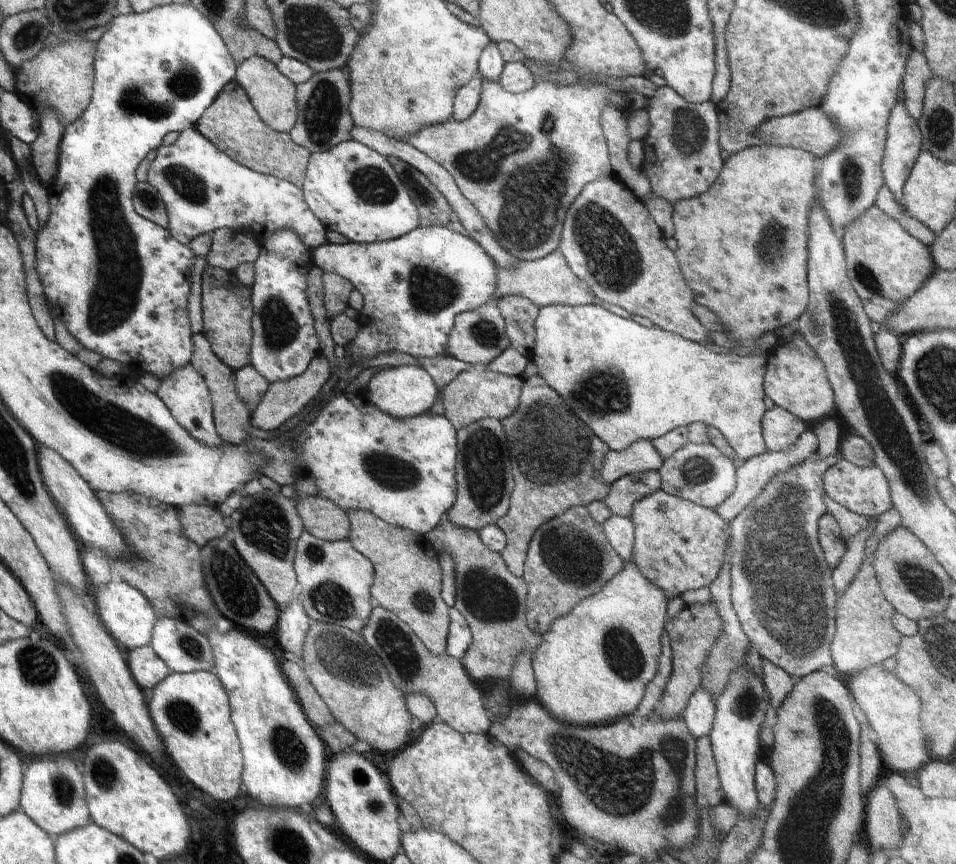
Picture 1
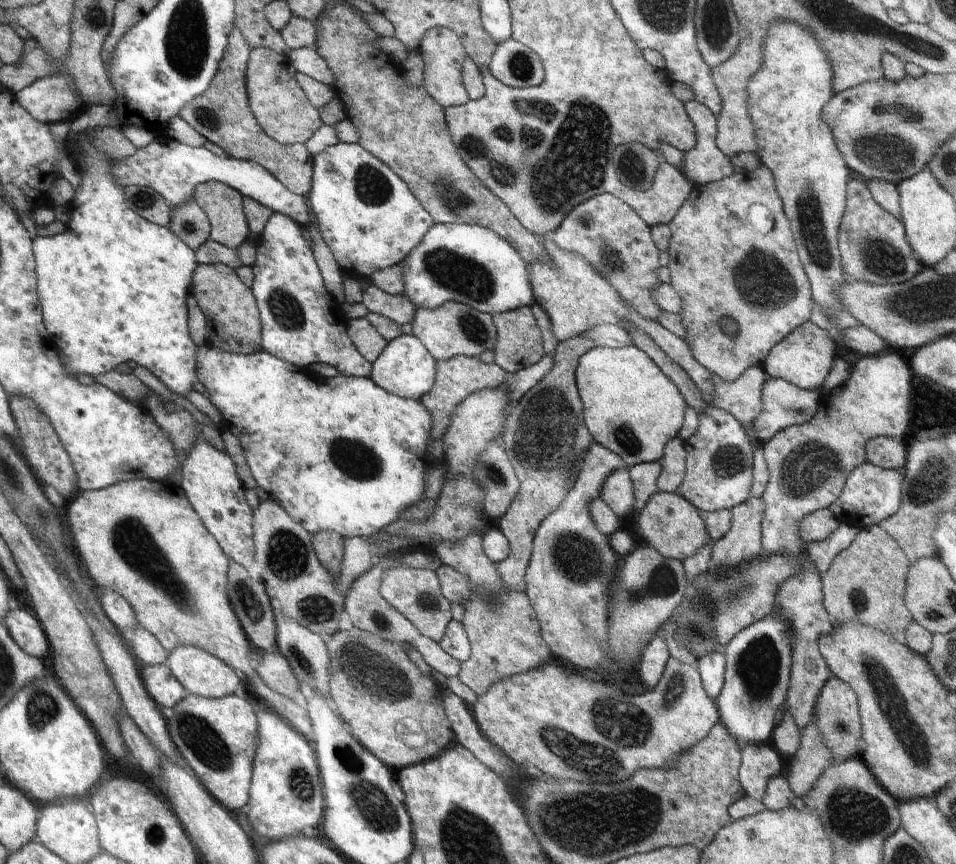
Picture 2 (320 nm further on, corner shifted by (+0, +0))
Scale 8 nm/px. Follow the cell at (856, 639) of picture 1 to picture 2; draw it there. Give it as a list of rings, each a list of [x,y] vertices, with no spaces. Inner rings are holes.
[[[866,525],[852,544],[836,555],[830,568],[821,574],[824,606],[834,627],[840,623],[864,623],[892,635],[908,647],[905,632],[913,622],[905,605],[909,567],[910,562],[897,540],[880,525]]]

